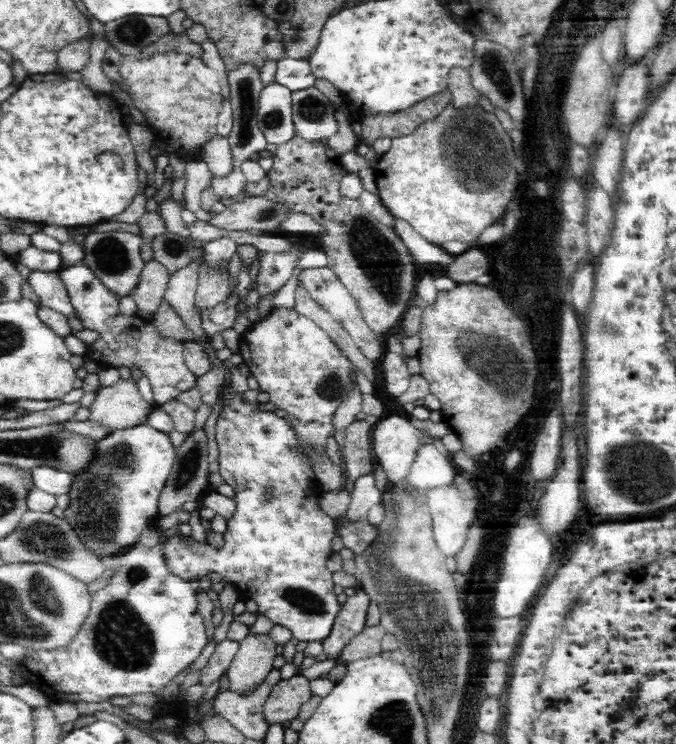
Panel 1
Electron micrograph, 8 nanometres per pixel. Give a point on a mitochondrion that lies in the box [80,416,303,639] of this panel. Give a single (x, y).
(193, 454)

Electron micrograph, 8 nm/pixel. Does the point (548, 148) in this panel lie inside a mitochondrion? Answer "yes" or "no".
no

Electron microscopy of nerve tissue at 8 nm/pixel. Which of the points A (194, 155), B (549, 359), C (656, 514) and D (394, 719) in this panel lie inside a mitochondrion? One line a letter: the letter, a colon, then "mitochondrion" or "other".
A: other
B: other
C: other
D: mitochondrion

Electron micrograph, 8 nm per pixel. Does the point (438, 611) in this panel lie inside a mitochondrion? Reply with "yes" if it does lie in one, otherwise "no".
yes

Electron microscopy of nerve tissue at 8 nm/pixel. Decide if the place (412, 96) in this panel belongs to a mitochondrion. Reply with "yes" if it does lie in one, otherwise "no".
no

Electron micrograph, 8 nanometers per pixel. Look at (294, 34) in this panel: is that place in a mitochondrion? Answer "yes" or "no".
yes

